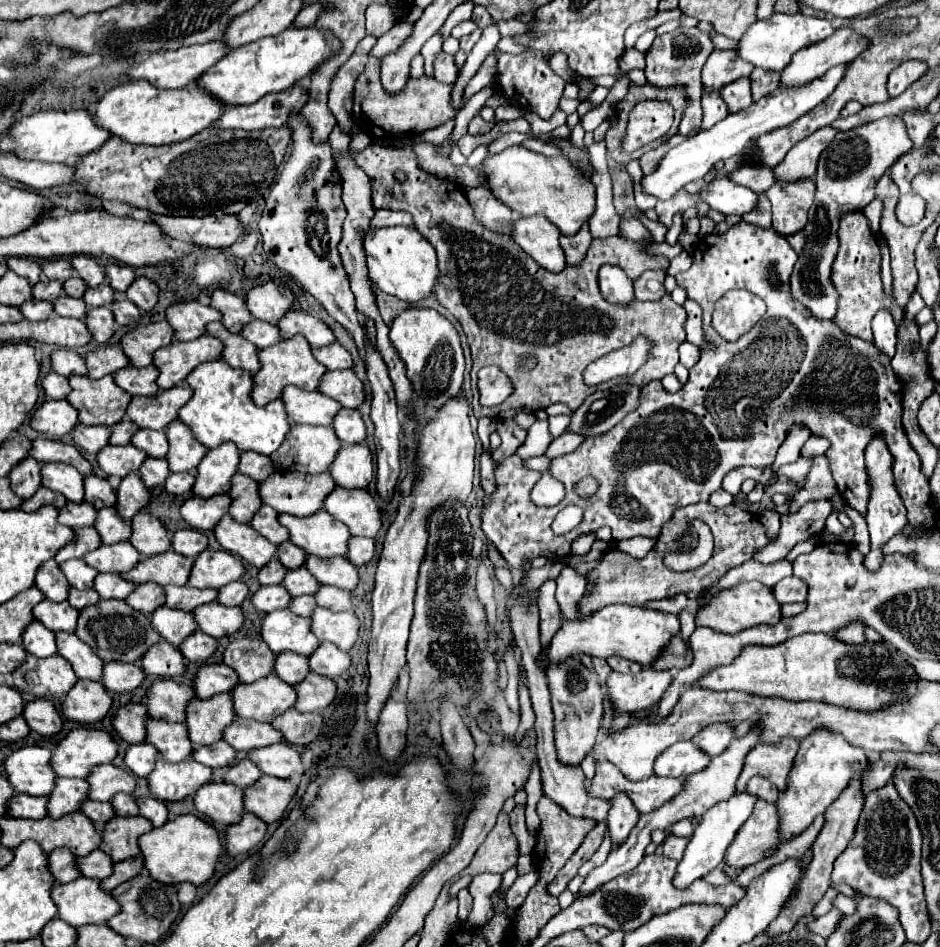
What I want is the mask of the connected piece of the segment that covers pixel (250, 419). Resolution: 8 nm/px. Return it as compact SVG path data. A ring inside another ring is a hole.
M215 359L197 365L185 377L185 385L193 389L193 397L179 409L179 421L187 425L193 437L207 449L217 447L223 441L233 441L239 451L257 451L261 455L271 455L283 443L285 433L289 431L283 403L281 399L275 399L265 407L255 407L249 397L253 387L251 373L233 369L223 359Z

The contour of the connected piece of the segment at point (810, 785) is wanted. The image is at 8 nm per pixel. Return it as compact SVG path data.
M825 727L811 731L811 735L807 735L801 741L801 749L789 773L787 791L781 793L777 801L781 817L781 843L805 831L813 823L813 819L825 813L825 809L841 795L841 791L849 785L855 773L861 773L865 769L867 769L867 755L863 749L853 747L851 743L847 743L843 735L827 731Z

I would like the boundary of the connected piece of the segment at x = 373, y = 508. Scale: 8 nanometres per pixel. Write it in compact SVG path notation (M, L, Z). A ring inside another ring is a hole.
M335 487L335 491L325 497L323 509L345 523L353 537L375 537L381 529L381 509L367 489Z

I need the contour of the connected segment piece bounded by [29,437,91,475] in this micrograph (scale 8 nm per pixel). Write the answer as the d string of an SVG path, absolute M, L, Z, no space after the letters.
M45 437L33 439L33 447L29 449L29 455L33 459L37 459L39 463L49 463L49 461L69 463L79 473L91 475L91 463L87 459L83 459L81 453L73 445L57 441L57 439L45 439Z

